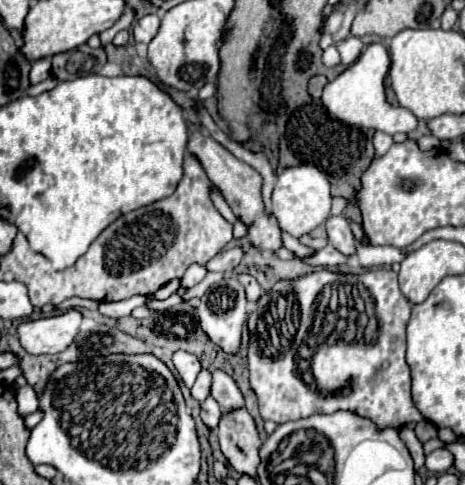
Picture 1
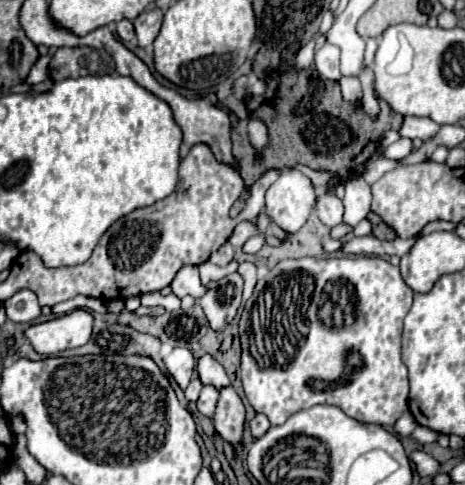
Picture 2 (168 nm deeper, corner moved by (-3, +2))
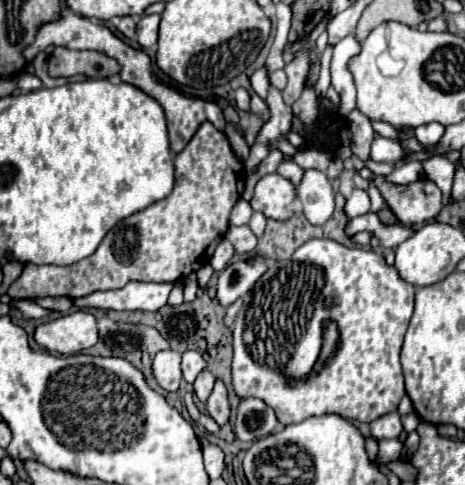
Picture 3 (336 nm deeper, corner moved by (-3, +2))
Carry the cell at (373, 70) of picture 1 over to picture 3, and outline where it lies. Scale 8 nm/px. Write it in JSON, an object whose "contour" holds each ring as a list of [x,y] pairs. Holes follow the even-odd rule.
{"contour":[[[428,123],[424,127],[418,127],[414,133],[416,133],[416,139],[424,147],[434,147],[434,145],[438,145],[438,141],[444,135],[444,125],[440,125],[440,123]]]}

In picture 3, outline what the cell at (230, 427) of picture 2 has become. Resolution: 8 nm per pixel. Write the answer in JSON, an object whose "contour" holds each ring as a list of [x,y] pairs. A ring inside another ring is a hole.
{"contour":[[[216,379],[214,389],[206,401],[206,409],[208,415],[218,423],[224,425],[230,419],[230,405],[228,405],[228,395],[226,395],[226,387],[220,379]]]}

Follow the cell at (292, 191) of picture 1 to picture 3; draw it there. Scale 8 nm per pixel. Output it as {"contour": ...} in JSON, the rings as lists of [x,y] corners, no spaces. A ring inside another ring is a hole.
{"contour":[[[272,173],[258,179],[250,205],[254,211],[260,211],[270,219],[284,221],[292,215],[290,203],[294,201],[294,197],[296,197],[296,187],[278,173]]]}

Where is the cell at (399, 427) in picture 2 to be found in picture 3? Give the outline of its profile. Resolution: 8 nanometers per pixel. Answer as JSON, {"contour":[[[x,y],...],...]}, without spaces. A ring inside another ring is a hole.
{"contour":[[[398,411],[382,415],[380,419],[374,419],[370,423],[370,435],[374,435],[374,439],[394,439],[400,435],[400,431],[402,431],[402,421]]]}

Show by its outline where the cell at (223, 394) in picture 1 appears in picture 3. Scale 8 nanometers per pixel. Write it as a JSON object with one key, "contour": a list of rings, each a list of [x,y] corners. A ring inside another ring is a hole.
{"contour":[[[184,351],[184,353],[182,353],[182,363],[180,363],[180,367],[182,367],[182,377],[184,377],[184,381],[194,383],[196,375],[198,375],[202,369],[206,369],[208,365],[206,365],[206,361],[202,359],[202,355],[200,355],[198,351]]]}

